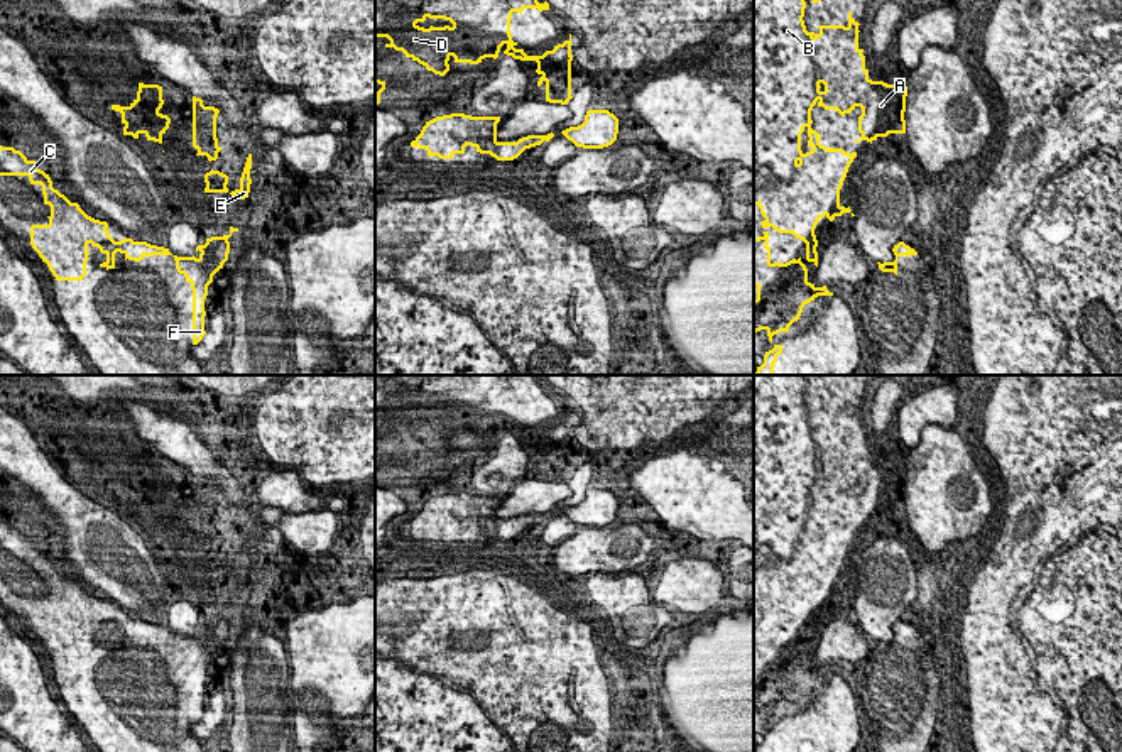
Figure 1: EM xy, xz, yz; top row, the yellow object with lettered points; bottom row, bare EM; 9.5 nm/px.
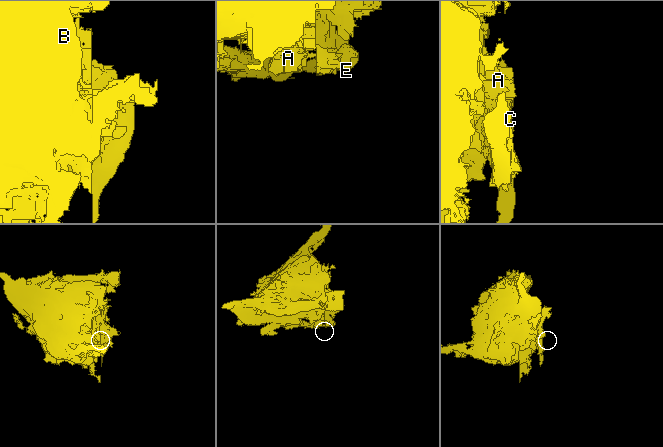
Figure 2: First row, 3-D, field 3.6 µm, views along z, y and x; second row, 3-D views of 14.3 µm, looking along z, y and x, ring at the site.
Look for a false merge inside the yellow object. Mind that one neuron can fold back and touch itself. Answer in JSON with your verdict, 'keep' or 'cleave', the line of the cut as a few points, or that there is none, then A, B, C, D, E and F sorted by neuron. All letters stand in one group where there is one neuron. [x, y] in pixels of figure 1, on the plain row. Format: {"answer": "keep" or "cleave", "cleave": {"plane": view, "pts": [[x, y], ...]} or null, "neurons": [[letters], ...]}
{"answer": "cleave", "cleave": {"plane": "xy", "pts": [[146, 621], [139, 631]]}, "neurons": [["A", "B", "D", "E", "F"], ["C"]]}

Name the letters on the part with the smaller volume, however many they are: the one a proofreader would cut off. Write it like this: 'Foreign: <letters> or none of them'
Foreign: C

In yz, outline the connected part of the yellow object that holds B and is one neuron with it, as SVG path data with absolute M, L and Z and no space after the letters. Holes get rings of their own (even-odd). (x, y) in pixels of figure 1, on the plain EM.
M754 375L754 664L757 666L757 676L754 678L754 713L760 708L767 710L769 720L772 722L772 715L781 711L781 710L789 710L789 705L799 698L803 686L814 679L818 674L833 674L823 666L816 666L808 659L808 647L801 640L801 635L796 639L789 639L786 642L781 640L771 640L771 625L769 622L769 610L767 607L772 605L779 612L792 612L796 617L803 618L806 622L806 639L813 640L818 646L818 618L814 613L814 607L818 600L826 595L830 600L833 600L836 595L842 595L843 591L850 591L855 595L848 586L840 583L840 568L843 564L843 559L847 556L848 546L857 536L857 531L845 531L843 527L833 527L833 526L825 526L820 522L821 514L811 507L811 488L814 483L823 485L825 488L836 488L842 495L847 492L852 492L857 485L862 487L862 493L858 495L858 510L862 515L855 519L858 522L860 519L874 520L879 515L887 515L889 512L906 512L906 499L904 499L904 490L906 490L906 475L907 475L907 465L906 463L887 463L884 460L872 460L869 456L869 448L865 446L865 434L862 433L863 428L858 426L858 401L852 395L852 390L848 390L848 404L820 404L820 411L808 411L804 404L804 387L806 380L804 375ZM755 586L760 586L762 595L765 597L760 600L764 607L762 615L755 615Z

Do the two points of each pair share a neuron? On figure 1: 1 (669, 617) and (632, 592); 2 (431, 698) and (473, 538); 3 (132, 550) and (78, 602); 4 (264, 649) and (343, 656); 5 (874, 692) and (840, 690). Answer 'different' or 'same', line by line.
1: same
2: different
3: different
4: different
5: different

